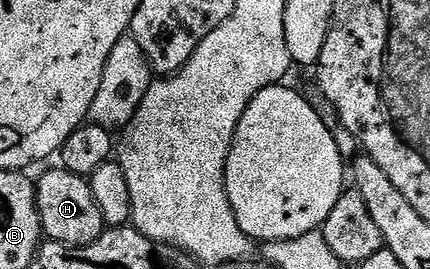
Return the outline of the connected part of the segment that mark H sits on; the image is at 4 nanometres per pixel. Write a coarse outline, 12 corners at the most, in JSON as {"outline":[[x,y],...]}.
{"outline":[[86,177],[38,178],[46,240],[88,245],[105,231]]}

